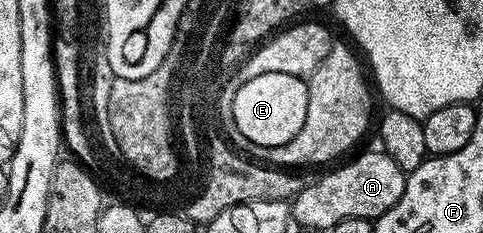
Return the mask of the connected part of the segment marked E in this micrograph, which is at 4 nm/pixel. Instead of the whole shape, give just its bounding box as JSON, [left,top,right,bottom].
[234,74,309,148]

